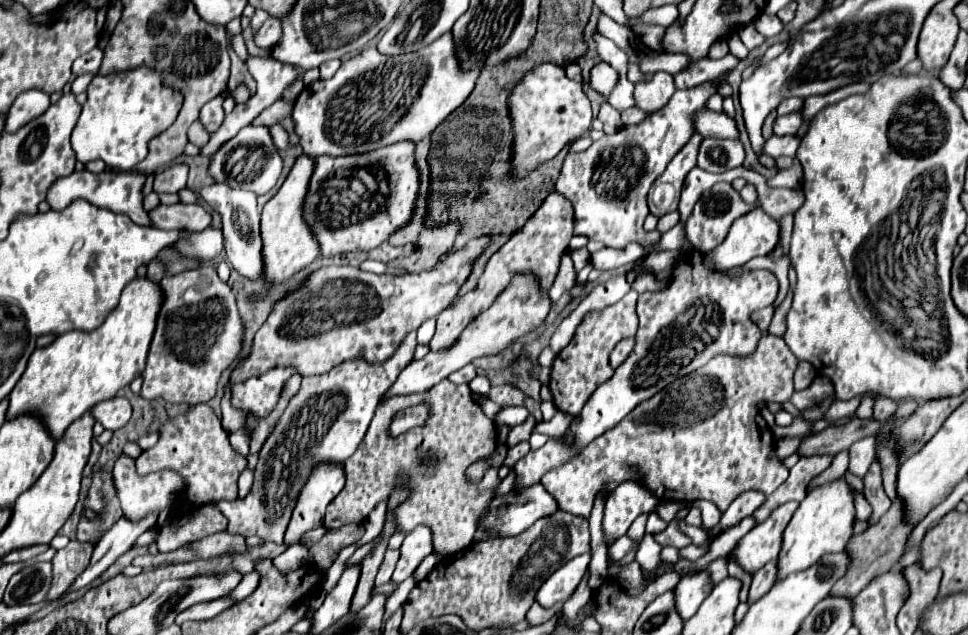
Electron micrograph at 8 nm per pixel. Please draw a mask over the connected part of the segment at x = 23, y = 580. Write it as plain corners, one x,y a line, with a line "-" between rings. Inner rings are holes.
36,563
16,573
4,593
6,605
36,605
44,601
52,581
52,565

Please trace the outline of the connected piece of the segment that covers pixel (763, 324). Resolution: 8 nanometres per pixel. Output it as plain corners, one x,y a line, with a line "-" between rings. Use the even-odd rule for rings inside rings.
766,307
766,309
754,311
754,313
752,313
752,321
760,327
760,331
766,331
766,329
768,329
768,325
770,325
772,315
774,315
774,309
772,309
772,307

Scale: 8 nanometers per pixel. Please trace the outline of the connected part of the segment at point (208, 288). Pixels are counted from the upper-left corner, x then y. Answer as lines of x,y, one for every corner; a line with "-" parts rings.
200,265
192,271
182,271
178,275
166,275
162,281
164,305
158,315
156,333
150,345
146,369
142,371
142,391
144,399
164,399
168,403
198,405
208,403
218,389
218,381
224,369
228,369
240,355
244,341
244,323
236,307
236,297
232,289
218,279
212,265

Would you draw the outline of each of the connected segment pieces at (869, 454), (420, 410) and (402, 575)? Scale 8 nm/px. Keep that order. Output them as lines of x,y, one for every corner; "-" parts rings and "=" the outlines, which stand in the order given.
866,437
862,441
856,441
850,447
850,465
848,471
856,477
864,477
870,463
874,461
874,453
876,453
876,439
874,437
=
426,405
410,407
406,411
400,411
394,417
394,421
390,425
390,433
396,437
396,435
400,435
400,433
404,433
404,431
416,427
416,425
422,425
426,419
428,419
428,407
=
418,525
410,531
400,547
400,557
392,575
392,581
402,583
410,577
424,557
432,553
432,533
426,525

